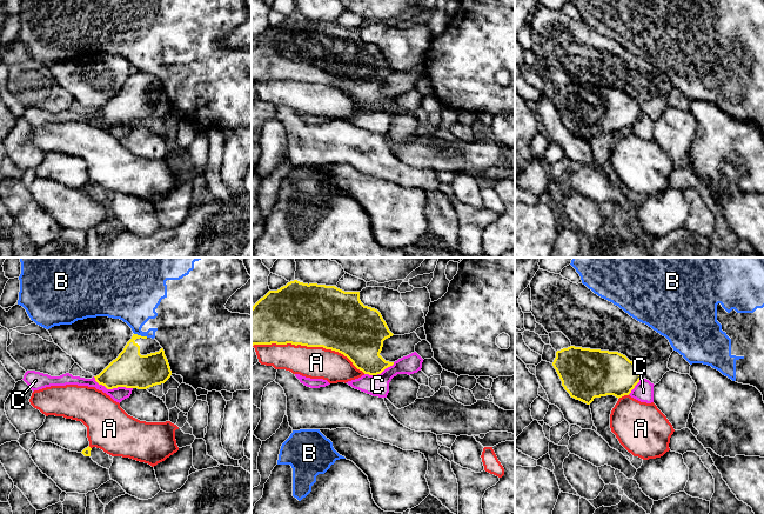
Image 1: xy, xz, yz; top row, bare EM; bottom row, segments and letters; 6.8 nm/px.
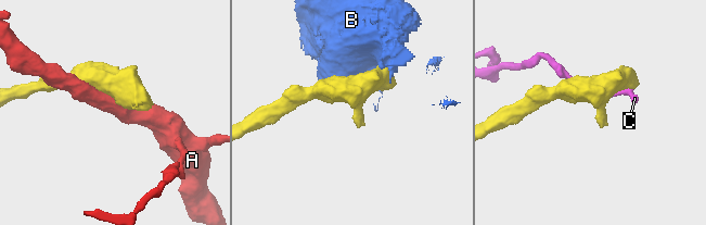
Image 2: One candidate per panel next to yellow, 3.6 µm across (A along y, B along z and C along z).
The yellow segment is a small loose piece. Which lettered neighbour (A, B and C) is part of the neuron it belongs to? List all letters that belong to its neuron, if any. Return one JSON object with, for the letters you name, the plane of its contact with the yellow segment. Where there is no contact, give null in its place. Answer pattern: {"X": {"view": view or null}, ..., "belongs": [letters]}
{"belongs": []}

